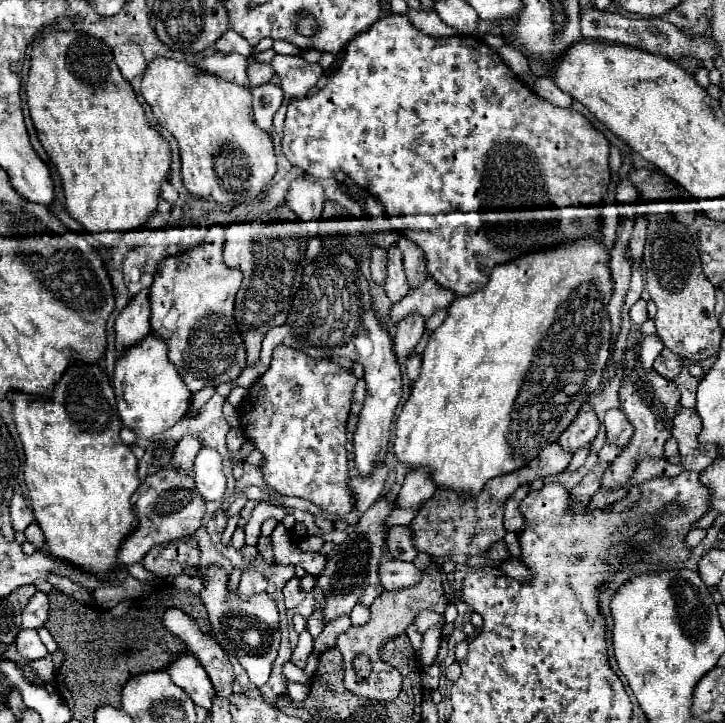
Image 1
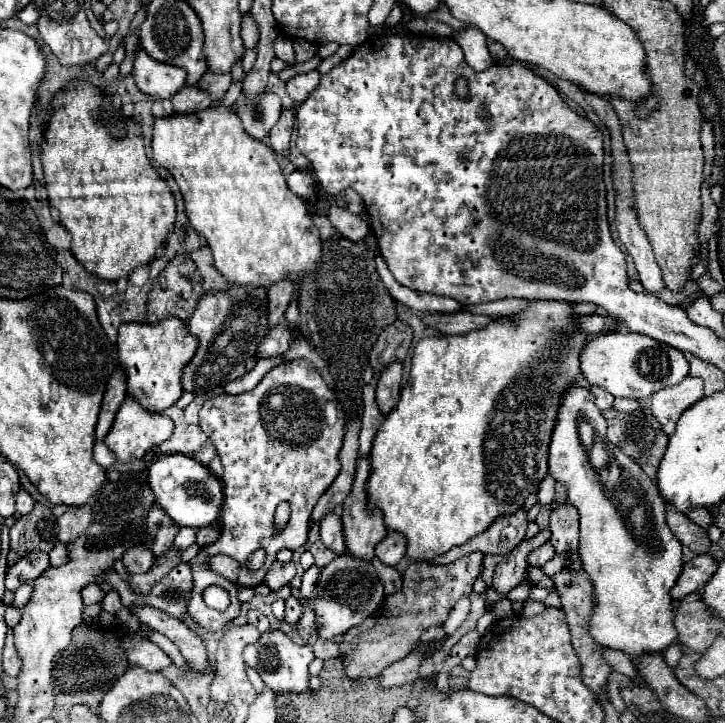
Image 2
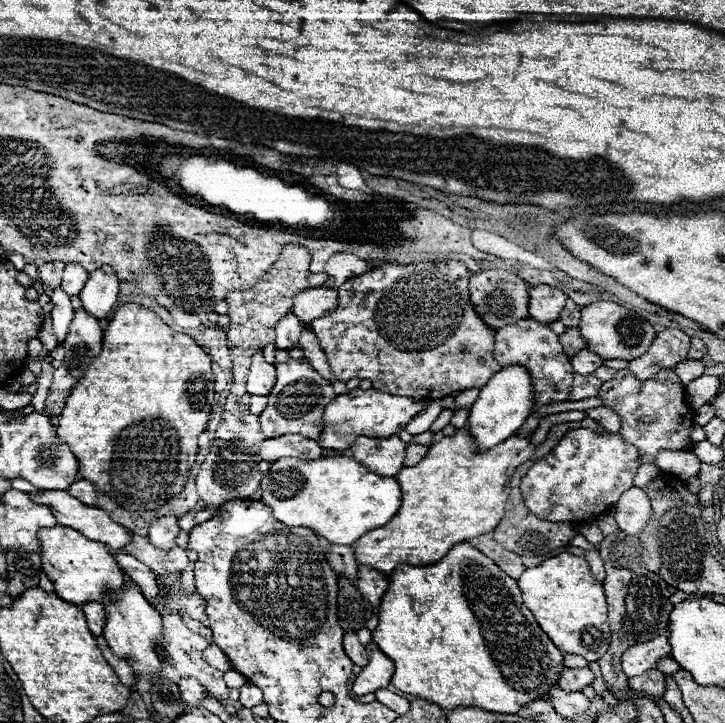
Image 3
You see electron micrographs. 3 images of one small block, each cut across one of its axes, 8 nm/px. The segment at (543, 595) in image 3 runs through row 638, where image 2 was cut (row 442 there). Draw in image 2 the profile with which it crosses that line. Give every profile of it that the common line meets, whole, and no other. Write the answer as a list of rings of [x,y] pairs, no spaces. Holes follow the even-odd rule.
[[[574,384],[562,396],[558,422],[550,442],[548,466],[550,474],[566,486],[566,500],[574,504],[580,514],[580,558],[592,580],[594,598],[594,612],[590,618],[592,638],[600,646],[620,650],[632,658],[664,652],[678,640],[670,590],[682,572],[682,544],[666,524],[666,506],[658,494],[656,482],[650,480],[630,456],[608,442],[606,420],[596,408],[594,394],[588,388]]]

